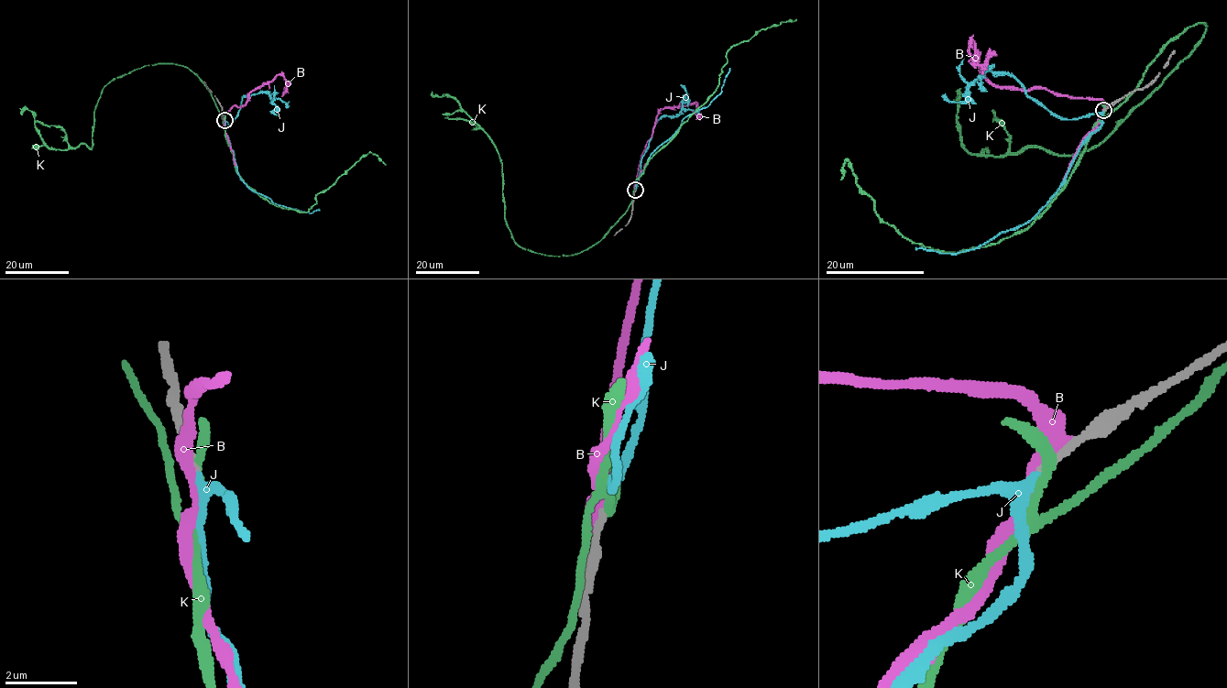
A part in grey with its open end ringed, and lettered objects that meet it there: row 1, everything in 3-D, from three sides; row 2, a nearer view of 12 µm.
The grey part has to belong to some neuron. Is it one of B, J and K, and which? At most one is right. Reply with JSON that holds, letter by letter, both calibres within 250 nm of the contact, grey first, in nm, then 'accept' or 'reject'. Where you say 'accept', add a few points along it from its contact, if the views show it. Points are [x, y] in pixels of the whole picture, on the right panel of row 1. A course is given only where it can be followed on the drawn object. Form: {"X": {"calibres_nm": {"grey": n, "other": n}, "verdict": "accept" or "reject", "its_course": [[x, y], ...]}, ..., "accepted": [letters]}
{"B": {"calibres_nm": {"grey": 280, "other": 440}, "verdict": "reject"}, "J": {"calibres_nm": {"grey": 200, "other": 200}, "verdict": "accept", "its_course": [[1104, 111], [1102, 123], [1079, 147], [1065, 181], [1034, 217], [972, 249], [952, 253], [915, 249]]}, "K": {"calibres_nm": {"grey": 240, "other": 240}, "verdict": "reject"}, "accepted": ["J"]}

